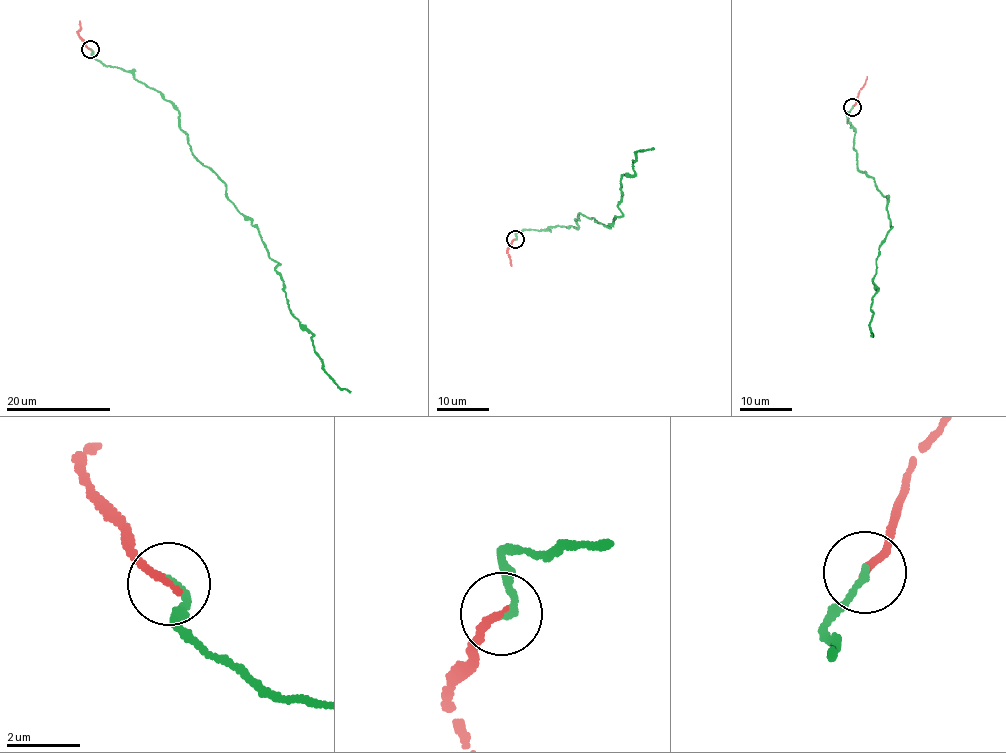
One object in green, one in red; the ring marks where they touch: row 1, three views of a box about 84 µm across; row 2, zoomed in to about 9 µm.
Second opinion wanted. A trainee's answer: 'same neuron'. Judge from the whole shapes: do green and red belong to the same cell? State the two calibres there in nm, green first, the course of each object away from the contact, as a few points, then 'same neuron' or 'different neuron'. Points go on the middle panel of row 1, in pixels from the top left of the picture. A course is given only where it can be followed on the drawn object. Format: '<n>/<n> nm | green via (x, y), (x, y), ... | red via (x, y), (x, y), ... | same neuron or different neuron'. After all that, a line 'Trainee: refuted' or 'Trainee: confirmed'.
180/200 nm | green via (514, 240), (577, 228), (579, 213), (609, 226), (621, 175), (654, 149) | red via (514, 240), (507, 252), (511, 266) | same neuron
Trainee: confirmed

